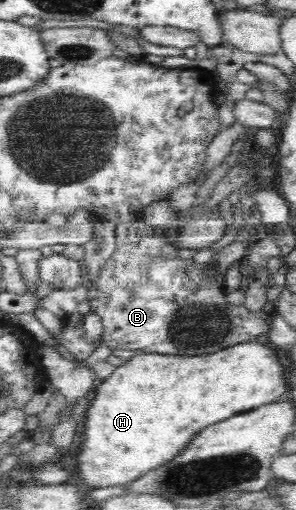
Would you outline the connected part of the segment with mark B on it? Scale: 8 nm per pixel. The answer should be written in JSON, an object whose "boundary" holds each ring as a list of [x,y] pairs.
{"boundary":[[[131,221],[123,224],[115,224],[115,245],[116,252],[108,259],[104,271],[100,273],[94,289],[88,292],[87,301],[90,304],[90,312],[88,314],[96,315],[104,326],[104,331],[101,334],[101,343],[110,348],[128,349],[128,351],[150,352],[162,355],[206,355],[206,353],[216,353],[216,351],[225,350],[229,347],[238,345],[244,342],[254,342],[260,340],[262,335],[267,335],[272,331],[272,323],[274,323],[275,312],[272,306],[265,307],[259,311],[252,311],[245,304],[234,305],[231,302],[233,296],[228,295],[223,289],[223,281],[216,282],[216,274],[214,272],[213,263],[196,263],[194,259],[180,259],[178,252],[180,245],[174,245],[172,237],[164,237],[162,232],[152,233],[152,228],[144,221]]]}

